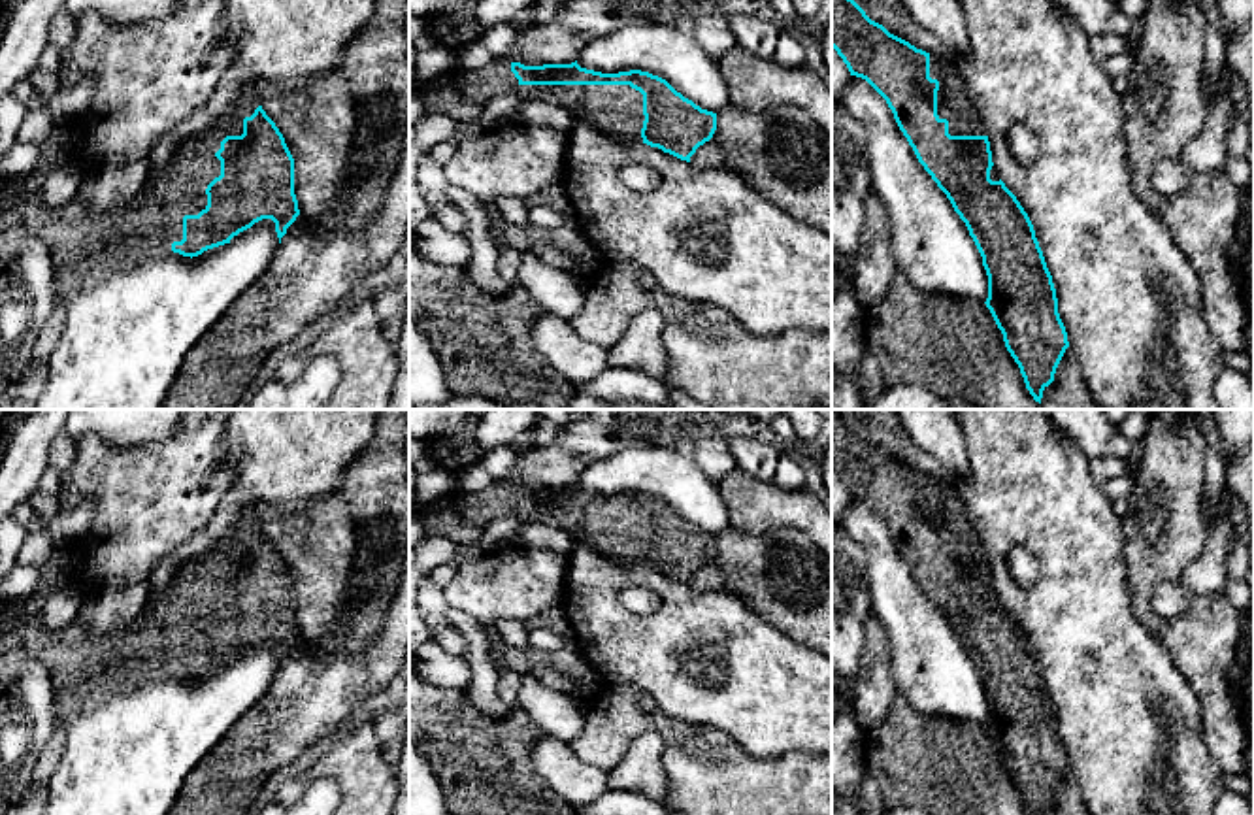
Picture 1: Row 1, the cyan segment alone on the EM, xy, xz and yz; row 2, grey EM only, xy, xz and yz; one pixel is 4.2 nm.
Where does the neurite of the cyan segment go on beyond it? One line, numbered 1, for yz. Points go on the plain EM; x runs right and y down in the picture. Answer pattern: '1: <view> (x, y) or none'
1: yz (953, 525)

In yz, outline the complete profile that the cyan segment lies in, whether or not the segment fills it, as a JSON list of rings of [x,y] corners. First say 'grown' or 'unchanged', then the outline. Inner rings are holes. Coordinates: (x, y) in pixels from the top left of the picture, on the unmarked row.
grown; [[[832,409],[832,470],[850,498],[866,502],[886,523],[918,585],[965,645],[988,698],[984,726],[1020,790],[1026,811],[1043,815],[1054,804],[1056,790],[1069,770],[1056,711],[1028,636],[992,585],[986,551],[954,487],[890,457],[839,409]]]

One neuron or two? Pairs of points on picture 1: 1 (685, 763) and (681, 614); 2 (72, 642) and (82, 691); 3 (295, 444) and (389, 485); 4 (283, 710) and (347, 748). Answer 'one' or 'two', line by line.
1: two
2: one
3: two
4: two

